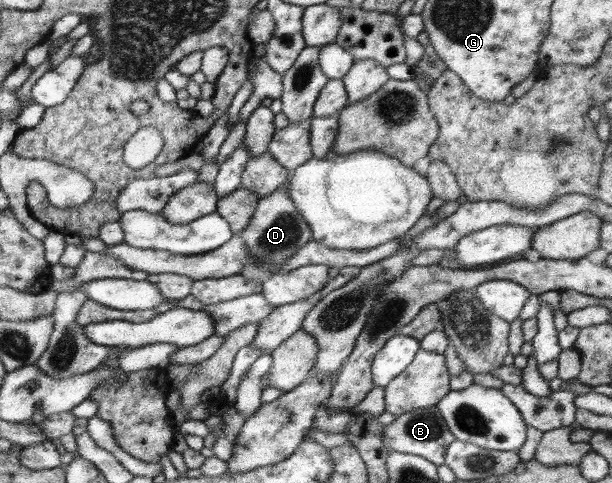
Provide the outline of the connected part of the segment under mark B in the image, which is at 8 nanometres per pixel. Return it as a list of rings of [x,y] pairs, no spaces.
[[[435,407],[420,408],[410,410],[408,413],[400,414],[394,418],[394,421],[390,425],[387,425],[382,430],[382,443],[388,450],[397,451],[400,453],[410,453],[412,455],[419,455],[424,457],[425,460],[435,463],[437,466],[445,464],[446,448],[455,440],[454,435],[449,431],[448,425],[446,425],[441,413]]]

